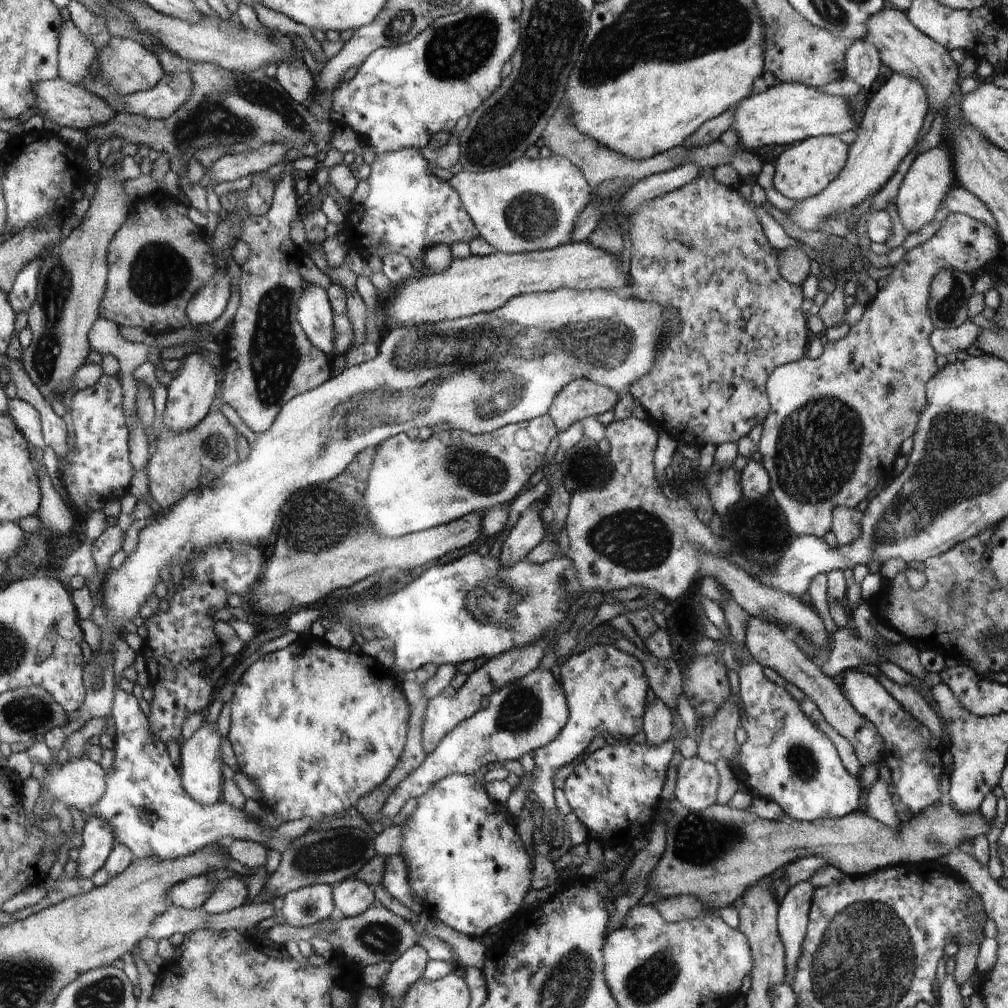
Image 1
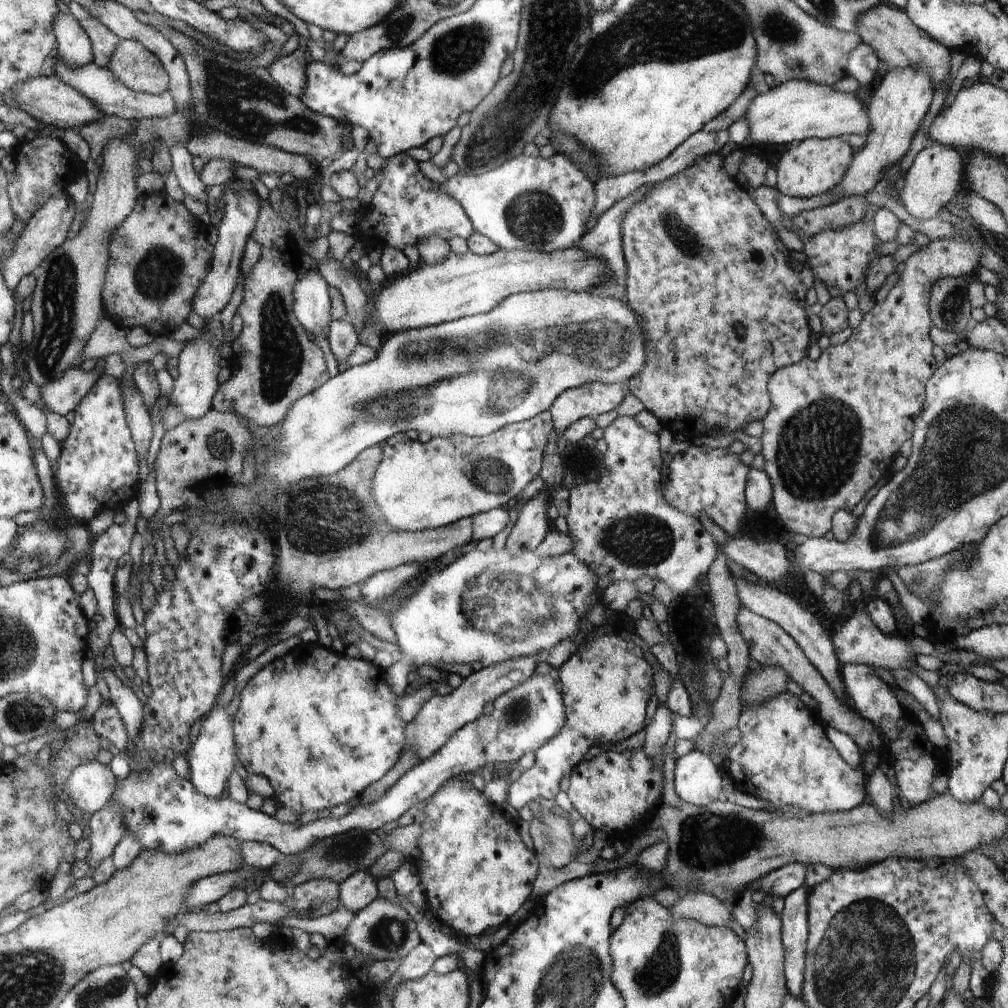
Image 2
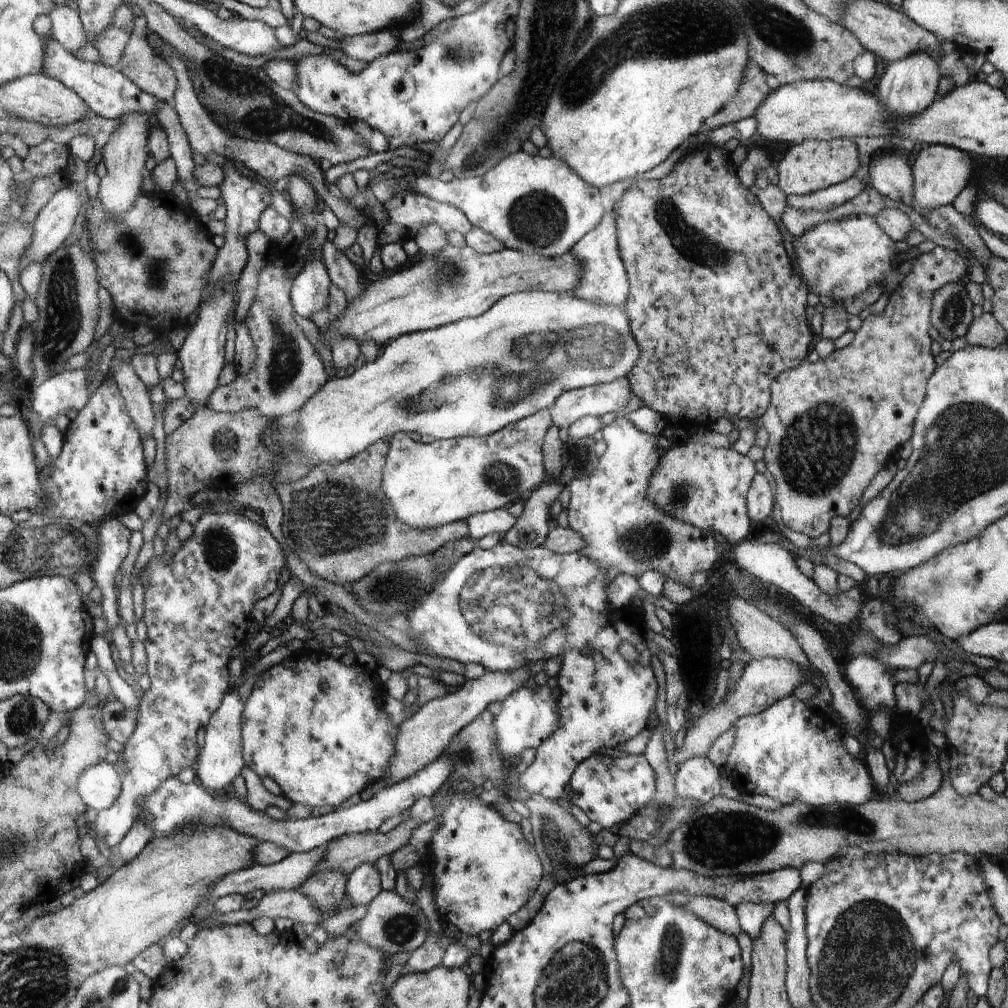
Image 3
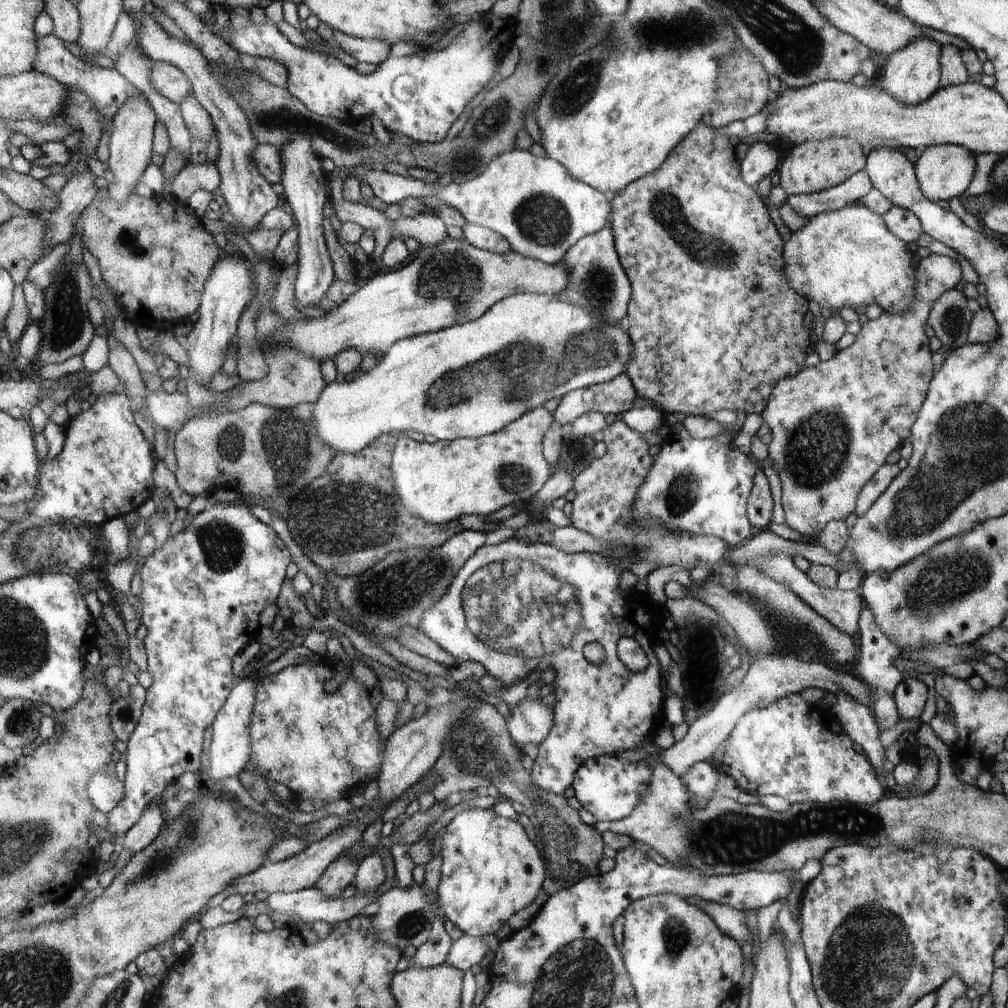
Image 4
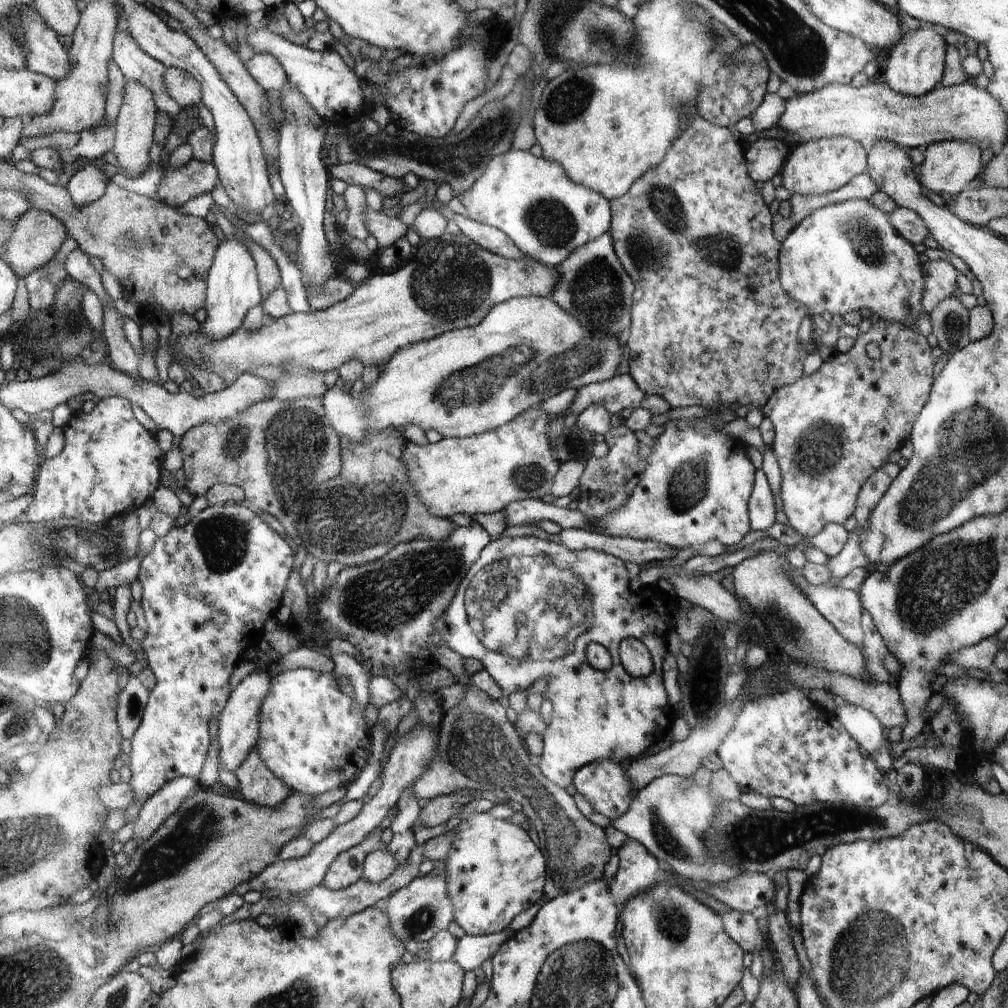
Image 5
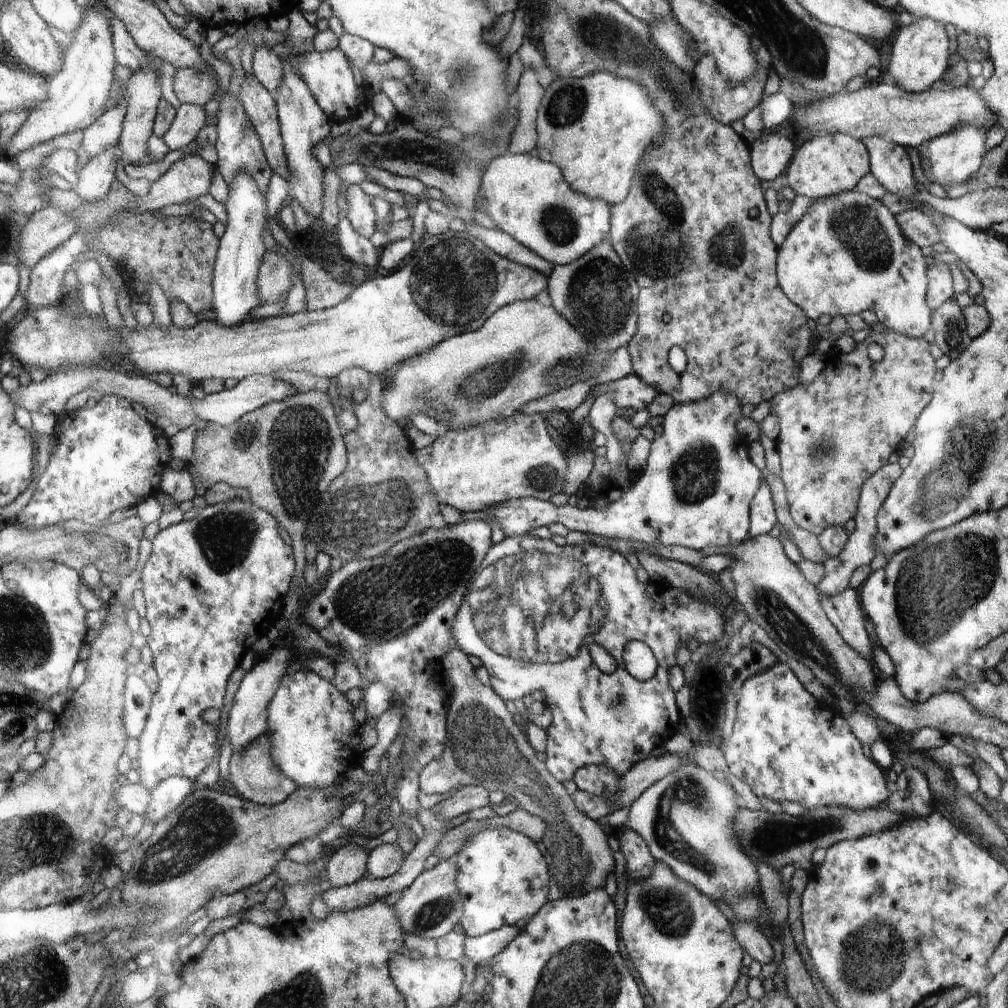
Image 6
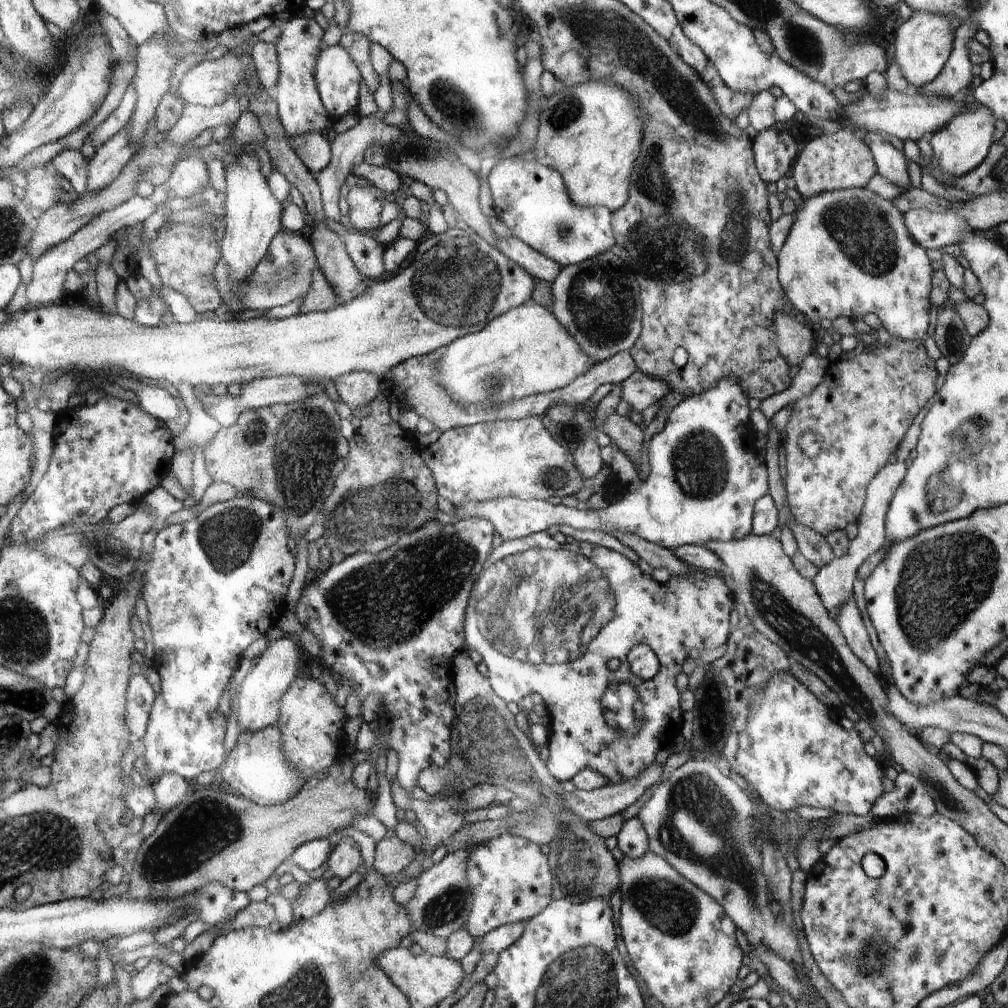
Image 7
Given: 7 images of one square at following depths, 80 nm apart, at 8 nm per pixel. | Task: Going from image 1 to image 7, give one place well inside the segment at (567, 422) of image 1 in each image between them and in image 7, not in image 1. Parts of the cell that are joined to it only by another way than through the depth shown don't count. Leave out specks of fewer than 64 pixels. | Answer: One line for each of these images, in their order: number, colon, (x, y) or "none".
2: (590, 400)
3: (596, 400)
4: (615, 396)
5: (620, 392)
6: (631, 391)
7: (639, 390)

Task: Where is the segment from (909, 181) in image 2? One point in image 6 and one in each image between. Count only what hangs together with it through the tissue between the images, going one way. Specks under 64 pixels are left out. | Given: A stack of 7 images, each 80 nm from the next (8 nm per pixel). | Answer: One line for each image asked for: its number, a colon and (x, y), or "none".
3: (941, 172)
4: (944, 171)
5: (948, 166)
6: (954, 158)

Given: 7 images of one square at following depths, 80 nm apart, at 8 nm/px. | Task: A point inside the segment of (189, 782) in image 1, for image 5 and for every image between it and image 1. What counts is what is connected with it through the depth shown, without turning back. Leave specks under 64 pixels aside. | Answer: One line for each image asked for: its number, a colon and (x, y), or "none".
2: (211, 759)
3: (221, 759)
4: (230, 748)
5: (237, 728)

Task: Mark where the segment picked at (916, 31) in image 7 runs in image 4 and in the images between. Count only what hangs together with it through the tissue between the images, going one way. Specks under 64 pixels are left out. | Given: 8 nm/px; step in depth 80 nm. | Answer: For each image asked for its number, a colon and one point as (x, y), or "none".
4: (912, 73)
5: (916, 63)
6: (920, 56)

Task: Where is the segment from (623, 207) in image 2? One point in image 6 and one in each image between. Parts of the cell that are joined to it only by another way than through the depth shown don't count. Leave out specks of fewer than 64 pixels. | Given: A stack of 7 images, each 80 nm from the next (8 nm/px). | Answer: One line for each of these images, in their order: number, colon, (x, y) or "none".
3: (605, 282)
4: (599, 284)
5: (594, 287)
6: (596, 294)

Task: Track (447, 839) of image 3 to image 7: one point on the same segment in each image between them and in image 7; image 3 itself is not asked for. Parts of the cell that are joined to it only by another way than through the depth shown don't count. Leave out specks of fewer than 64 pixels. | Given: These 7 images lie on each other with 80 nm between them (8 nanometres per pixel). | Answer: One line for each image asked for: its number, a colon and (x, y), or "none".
4: (490, 870)
5: (494, 871)
6: (503, 877)
7: (511, 879)

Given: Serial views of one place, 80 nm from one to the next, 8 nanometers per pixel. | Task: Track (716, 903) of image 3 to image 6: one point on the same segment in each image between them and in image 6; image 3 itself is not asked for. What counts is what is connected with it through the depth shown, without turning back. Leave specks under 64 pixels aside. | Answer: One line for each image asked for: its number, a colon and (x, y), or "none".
4: (732, 922)
5: (743, 927)
6: (755, 942)

